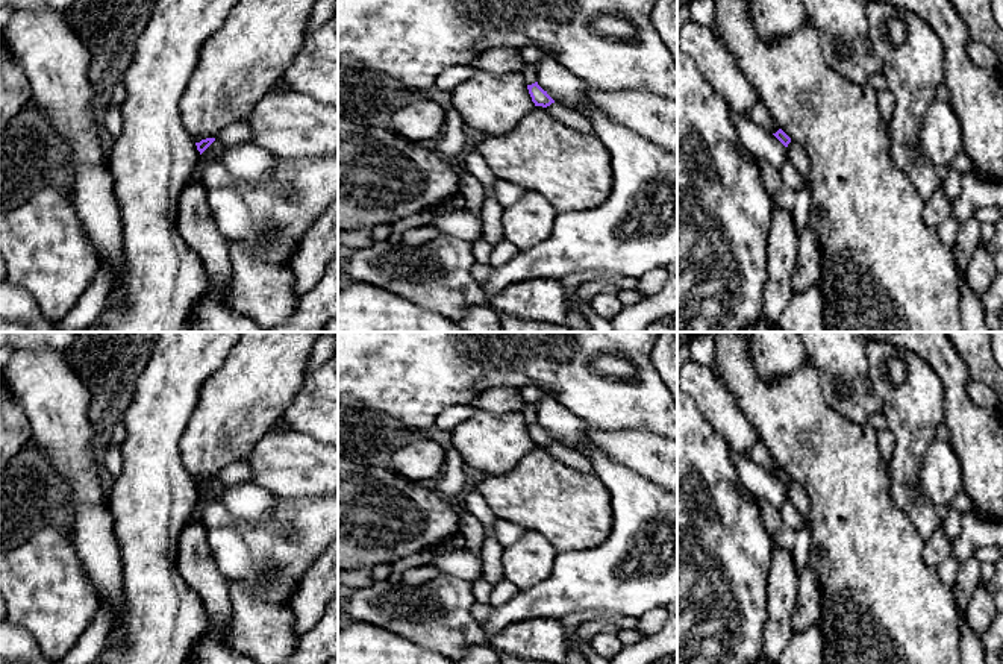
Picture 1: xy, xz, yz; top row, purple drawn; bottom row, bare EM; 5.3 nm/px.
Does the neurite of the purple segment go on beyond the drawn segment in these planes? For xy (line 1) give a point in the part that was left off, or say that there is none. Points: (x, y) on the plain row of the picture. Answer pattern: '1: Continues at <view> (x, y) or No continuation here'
1: No continuation here

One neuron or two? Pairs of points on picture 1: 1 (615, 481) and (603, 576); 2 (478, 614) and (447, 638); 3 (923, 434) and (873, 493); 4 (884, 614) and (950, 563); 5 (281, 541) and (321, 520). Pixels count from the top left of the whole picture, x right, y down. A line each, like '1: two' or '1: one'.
1: one
2: two
3: two
4: two
5: one

